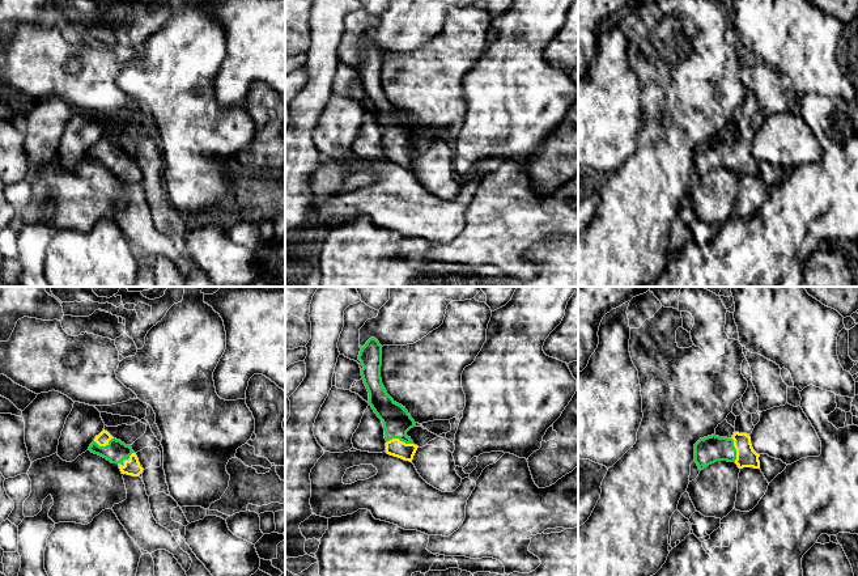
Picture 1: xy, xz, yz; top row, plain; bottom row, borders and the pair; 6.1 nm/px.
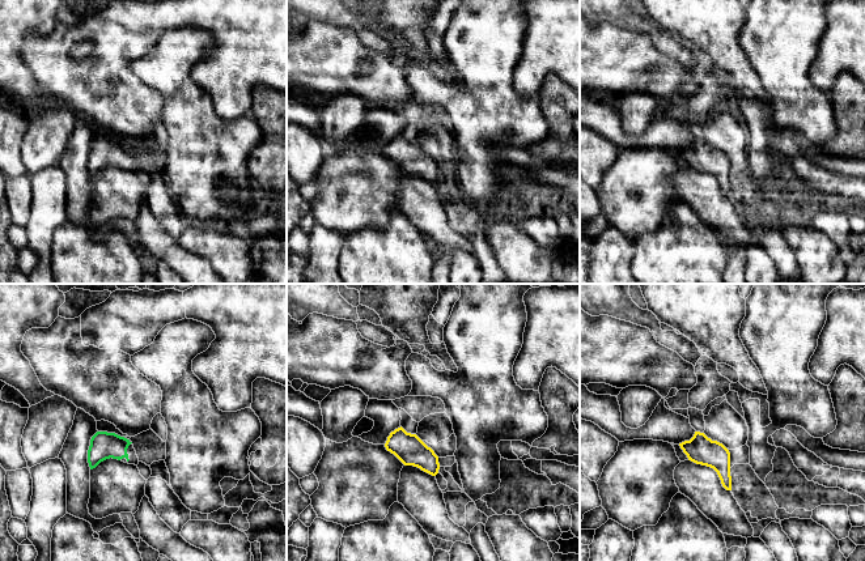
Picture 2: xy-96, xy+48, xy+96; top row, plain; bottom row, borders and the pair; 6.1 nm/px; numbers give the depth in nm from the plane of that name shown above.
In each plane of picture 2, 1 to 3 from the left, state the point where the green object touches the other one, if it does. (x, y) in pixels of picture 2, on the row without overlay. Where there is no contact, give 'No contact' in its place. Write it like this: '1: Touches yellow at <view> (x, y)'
1: No contact
2: No contact
3: No contact

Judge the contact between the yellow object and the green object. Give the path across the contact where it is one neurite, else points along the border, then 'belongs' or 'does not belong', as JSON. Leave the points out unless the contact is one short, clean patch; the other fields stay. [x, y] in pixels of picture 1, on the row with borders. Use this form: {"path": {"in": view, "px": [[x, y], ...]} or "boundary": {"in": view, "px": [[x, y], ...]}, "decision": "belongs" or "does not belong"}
{"path": {"in": "xz", "px": [[396, 448], [399, 440], [396, 422]]}, "decision": "belongs"}

